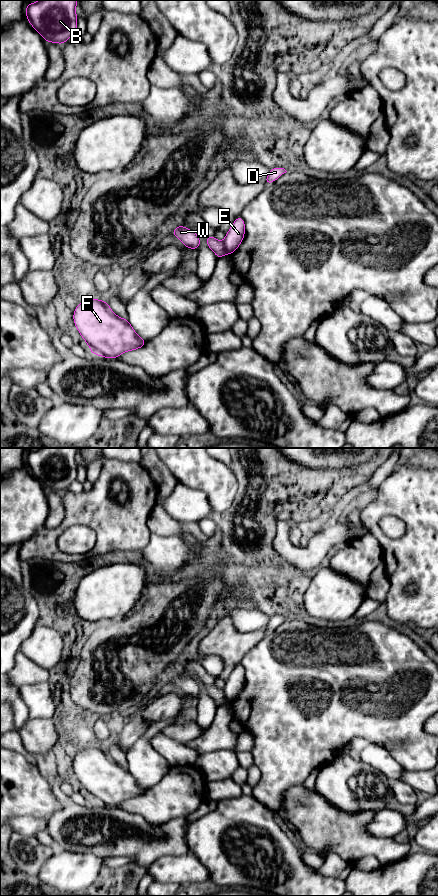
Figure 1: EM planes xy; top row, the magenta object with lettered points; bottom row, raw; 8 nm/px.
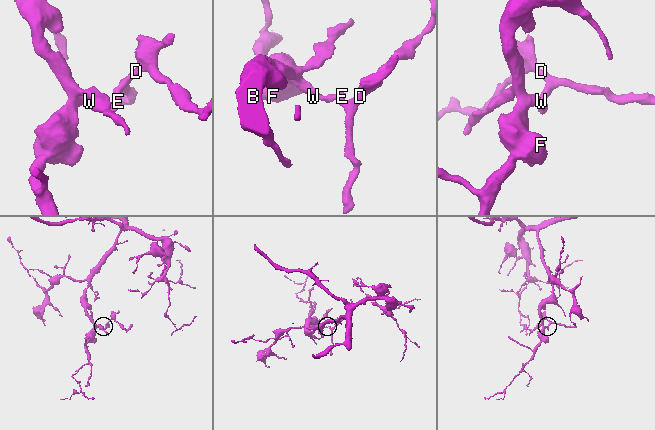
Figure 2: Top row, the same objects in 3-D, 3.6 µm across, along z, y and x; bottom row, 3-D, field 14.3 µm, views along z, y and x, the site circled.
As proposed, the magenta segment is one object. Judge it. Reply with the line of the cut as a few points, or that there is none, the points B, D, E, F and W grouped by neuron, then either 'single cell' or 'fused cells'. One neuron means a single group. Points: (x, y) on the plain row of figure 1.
cut in xy along (223, 690), (227, 701); B F W / D E; fused cells

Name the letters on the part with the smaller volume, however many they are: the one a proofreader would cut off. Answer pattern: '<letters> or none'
D, E

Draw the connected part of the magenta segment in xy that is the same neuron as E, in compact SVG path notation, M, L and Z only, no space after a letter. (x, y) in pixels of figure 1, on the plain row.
M239 664L231 673L229 679L225 682L224 693L227 702L234 701L242 691L245 684L245 669Z

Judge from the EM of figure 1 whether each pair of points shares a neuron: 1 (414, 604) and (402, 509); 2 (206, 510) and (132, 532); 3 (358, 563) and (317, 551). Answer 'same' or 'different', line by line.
1: same
2: different
3: different

